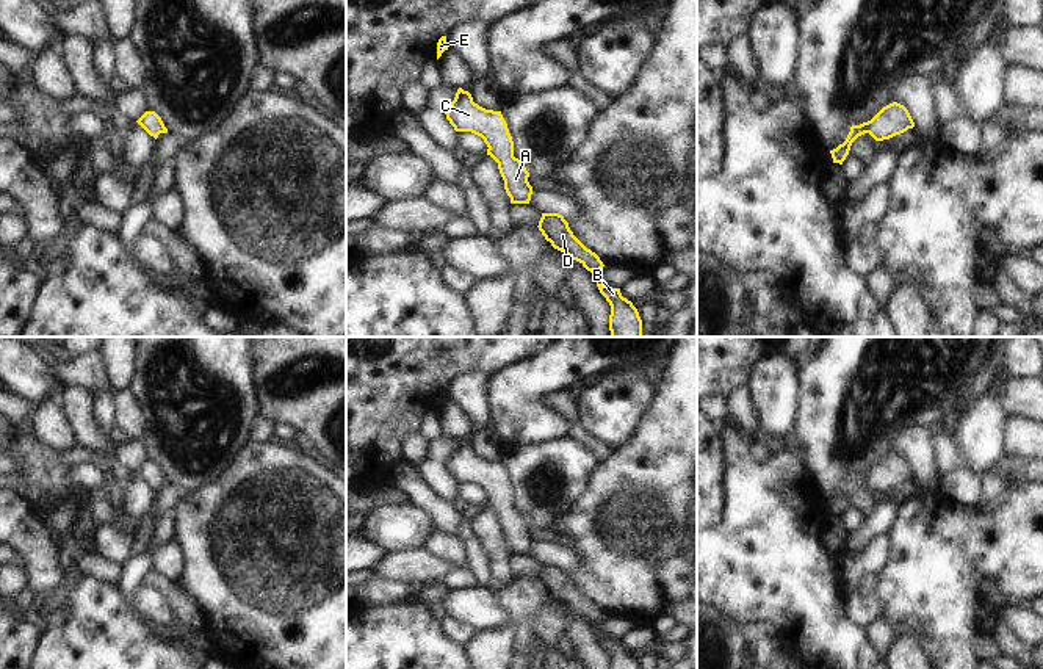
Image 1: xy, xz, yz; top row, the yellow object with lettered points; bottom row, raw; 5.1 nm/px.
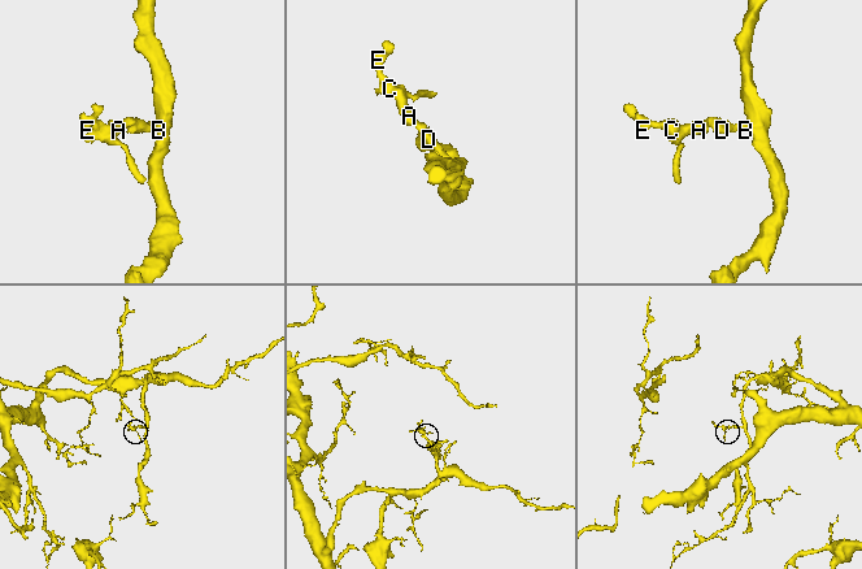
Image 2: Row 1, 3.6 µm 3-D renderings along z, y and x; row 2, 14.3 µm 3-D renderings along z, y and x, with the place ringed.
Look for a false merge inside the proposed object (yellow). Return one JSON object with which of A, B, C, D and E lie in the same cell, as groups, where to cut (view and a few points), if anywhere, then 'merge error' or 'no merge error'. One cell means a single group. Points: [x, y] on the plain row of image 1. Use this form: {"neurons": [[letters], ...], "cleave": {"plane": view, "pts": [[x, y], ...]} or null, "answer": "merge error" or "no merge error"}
{"neurons": [["A", "B", "C", "D", "E"]], "cleave": null, "answer": "no merge error"}

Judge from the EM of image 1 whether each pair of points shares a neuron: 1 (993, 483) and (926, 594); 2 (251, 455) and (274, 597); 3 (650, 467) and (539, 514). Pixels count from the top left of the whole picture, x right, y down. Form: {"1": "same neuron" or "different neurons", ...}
{"1": "different neurons", "2": "same neuron", "3": "different neurons"}

